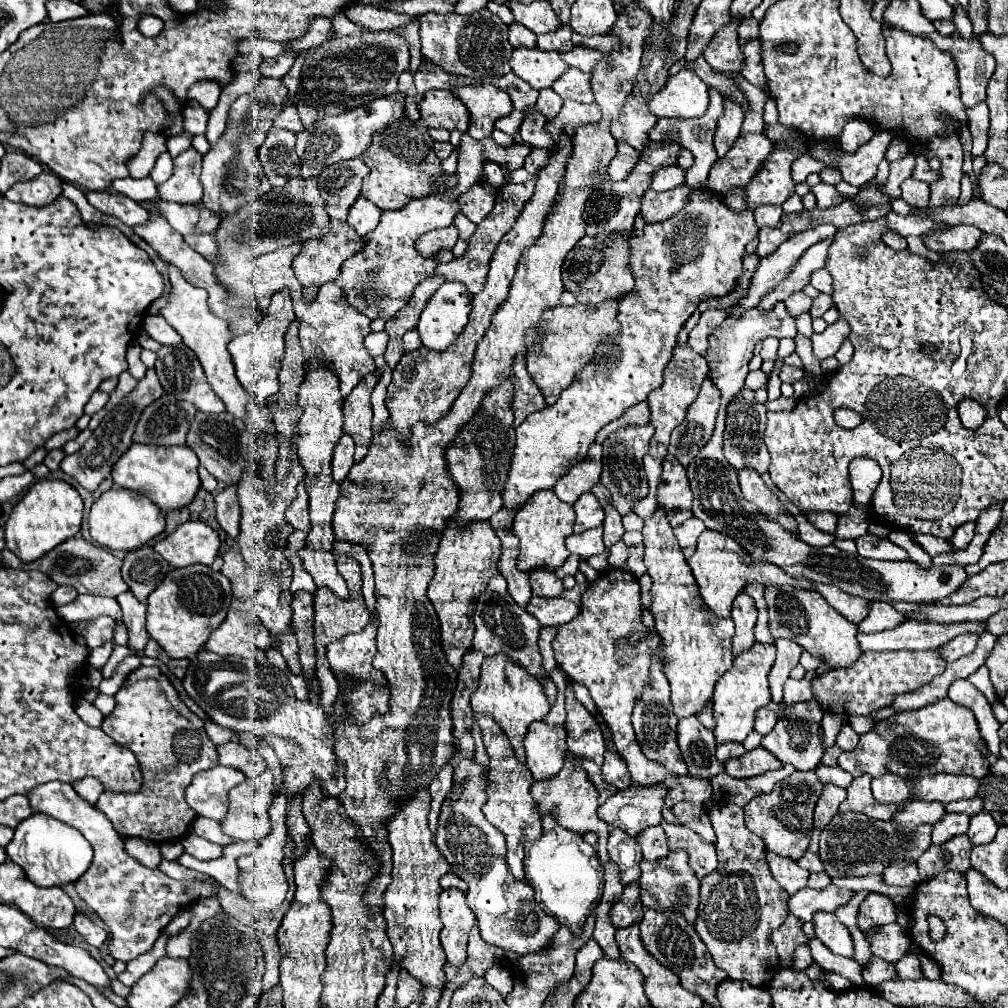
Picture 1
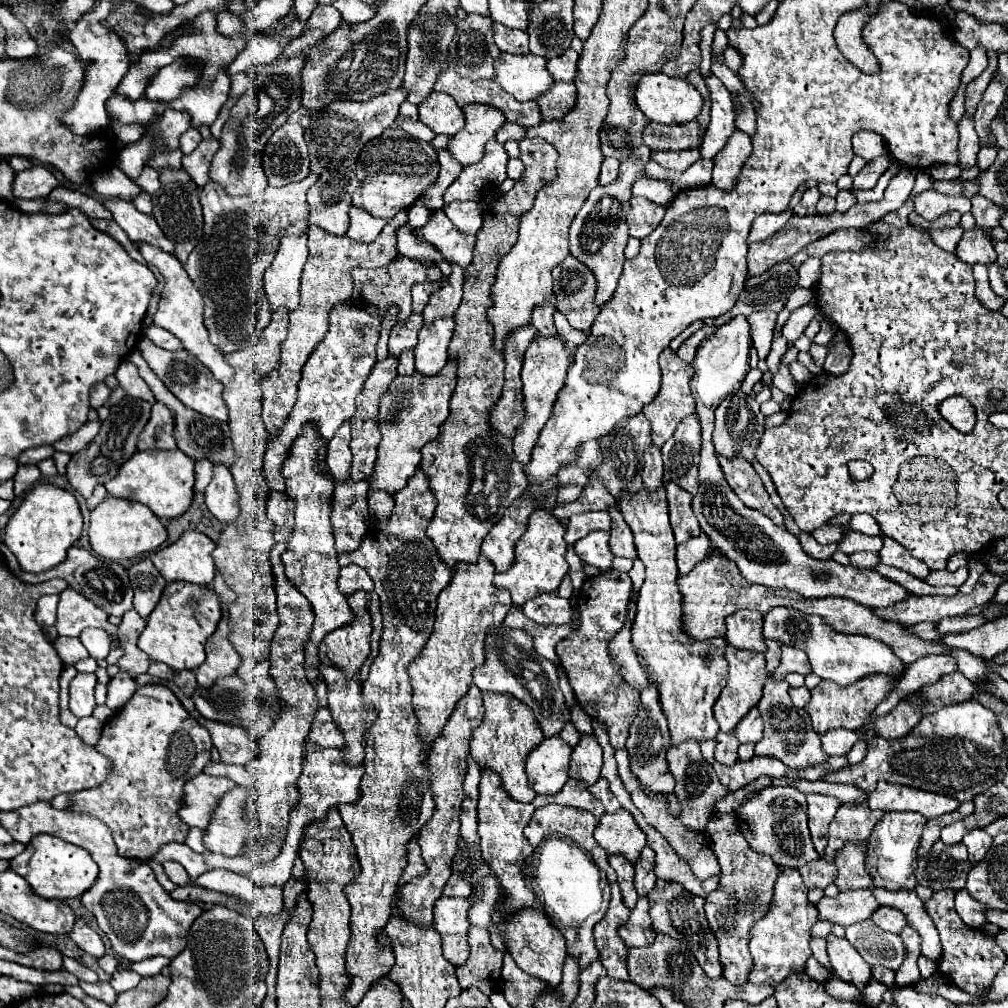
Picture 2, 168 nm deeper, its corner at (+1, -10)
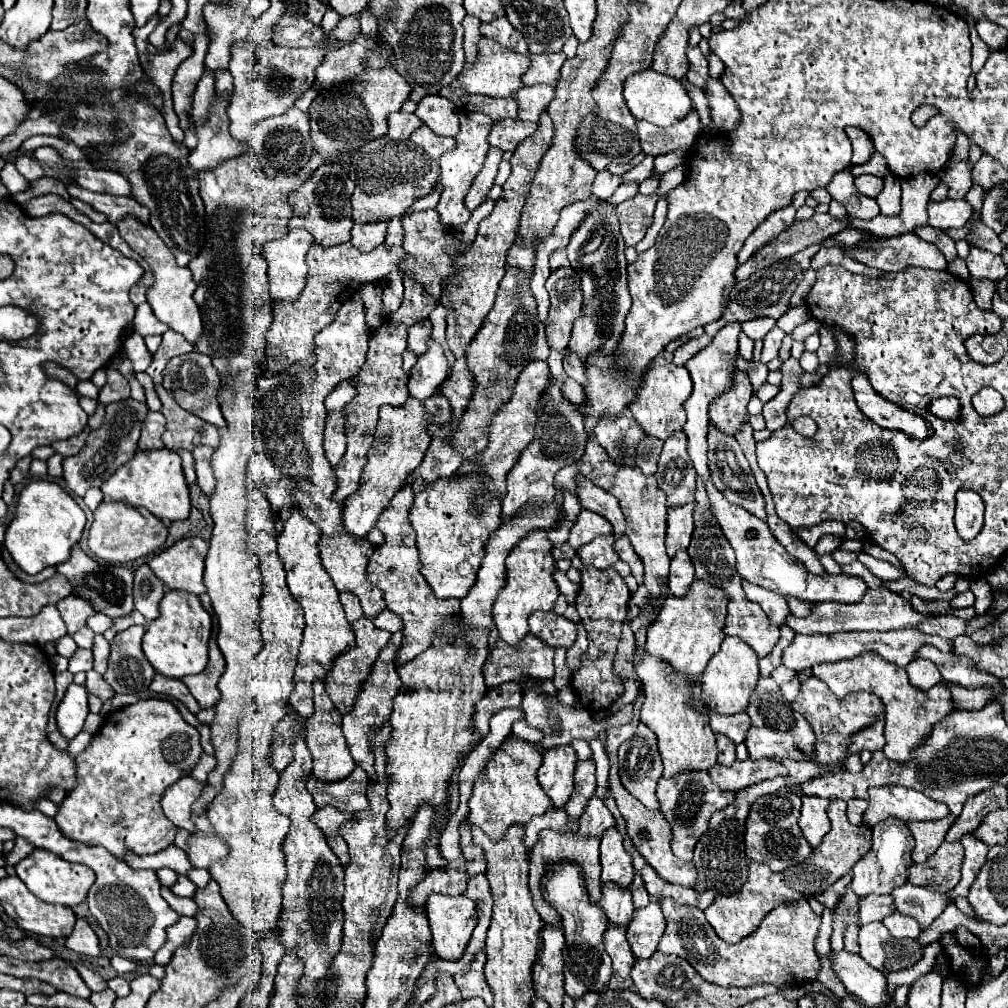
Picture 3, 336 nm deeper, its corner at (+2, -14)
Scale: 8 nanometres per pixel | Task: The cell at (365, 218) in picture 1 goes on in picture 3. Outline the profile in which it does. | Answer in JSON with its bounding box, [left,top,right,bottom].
[351,222,388,252]

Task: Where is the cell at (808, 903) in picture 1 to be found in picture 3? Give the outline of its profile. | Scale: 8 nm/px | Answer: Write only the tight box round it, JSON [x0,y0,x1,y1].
[857,894,895,924]

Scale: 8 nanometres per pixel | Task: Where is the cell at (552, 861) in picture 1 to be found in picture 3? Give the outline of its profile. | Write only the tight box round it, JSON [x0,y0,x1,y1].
[543,862,611,1000]

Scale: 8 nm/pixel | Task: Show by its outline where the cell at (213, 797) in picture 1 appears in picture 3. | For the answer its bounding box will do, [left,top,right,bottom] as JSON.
[161,776,205,832]

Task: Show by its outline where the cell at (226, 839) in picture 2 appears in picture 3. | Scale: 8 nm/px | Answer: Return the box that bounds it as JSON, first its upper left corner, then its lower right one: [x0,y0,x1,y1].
[187,806,227,868]

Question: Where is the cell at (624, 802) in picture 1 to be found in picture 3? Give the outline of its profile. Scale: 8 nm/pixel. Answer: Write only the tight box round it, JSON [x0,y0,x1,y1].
[601,826,633,886]

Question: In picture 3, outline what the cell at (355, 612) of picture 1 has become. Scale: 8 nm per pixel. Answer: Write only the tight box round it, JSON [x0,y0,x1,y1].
[323,616,391,714]

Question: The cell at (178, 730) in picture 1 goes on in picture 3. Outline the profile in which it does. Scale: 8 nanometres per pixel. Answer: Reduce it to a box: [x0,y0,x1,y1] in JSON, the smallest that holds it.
[55,698,203,858]

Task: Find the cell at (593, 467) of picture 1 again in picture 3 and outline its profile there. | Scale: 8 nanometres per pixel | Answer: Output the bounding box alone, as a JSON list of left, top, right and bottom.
[575,474,625,536]

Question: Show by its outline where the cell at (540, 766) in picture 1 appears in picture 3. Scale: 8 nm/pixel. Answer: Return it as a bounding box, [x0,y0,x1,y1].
[537,746,577,808]

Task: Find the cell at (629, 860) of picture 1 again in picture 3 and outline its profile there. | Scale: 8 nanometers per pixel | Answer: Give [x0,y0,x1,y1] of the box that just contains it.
[599,882,633,926]

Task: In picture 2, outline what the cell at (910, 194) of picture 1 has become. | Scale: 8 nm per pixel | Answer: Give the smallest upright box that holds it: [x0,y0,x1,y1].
[914,190,970,220]

